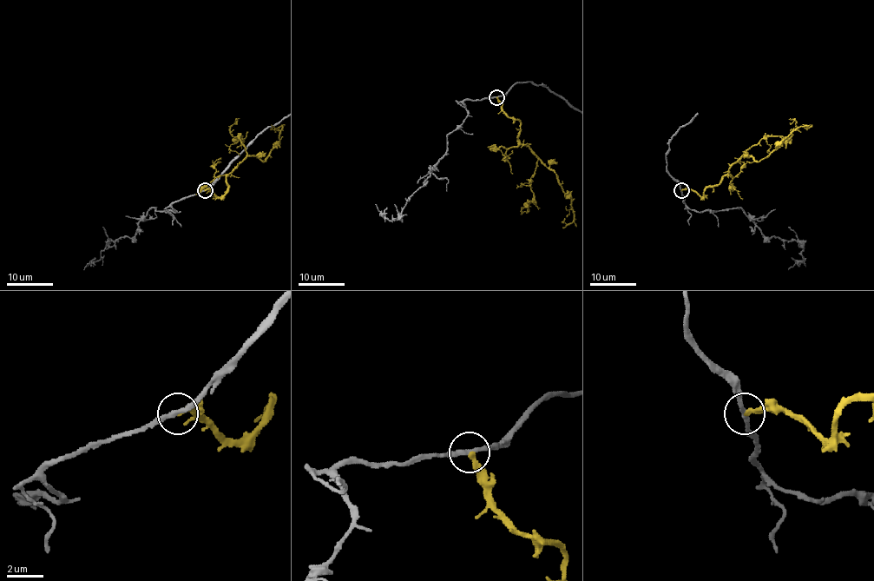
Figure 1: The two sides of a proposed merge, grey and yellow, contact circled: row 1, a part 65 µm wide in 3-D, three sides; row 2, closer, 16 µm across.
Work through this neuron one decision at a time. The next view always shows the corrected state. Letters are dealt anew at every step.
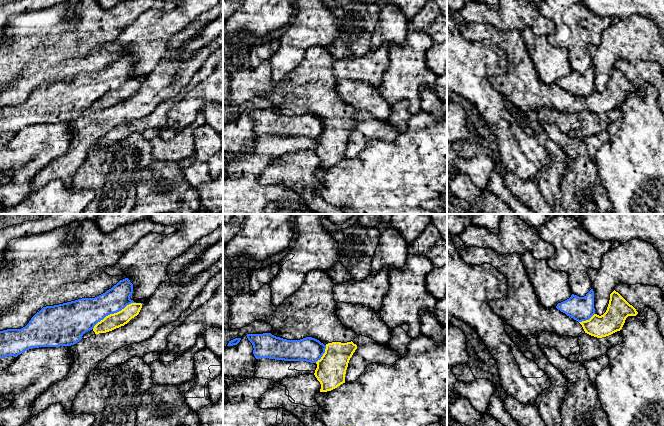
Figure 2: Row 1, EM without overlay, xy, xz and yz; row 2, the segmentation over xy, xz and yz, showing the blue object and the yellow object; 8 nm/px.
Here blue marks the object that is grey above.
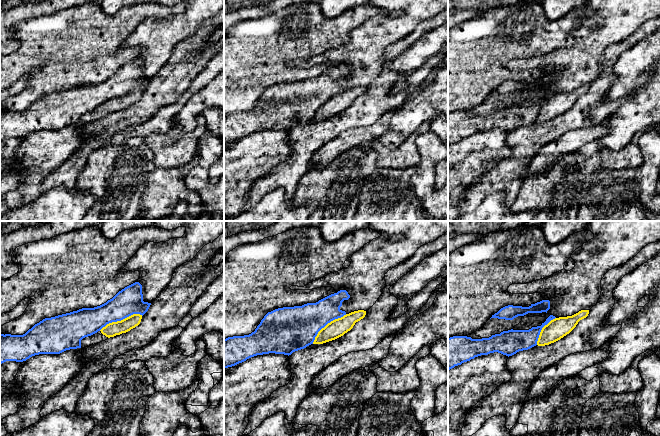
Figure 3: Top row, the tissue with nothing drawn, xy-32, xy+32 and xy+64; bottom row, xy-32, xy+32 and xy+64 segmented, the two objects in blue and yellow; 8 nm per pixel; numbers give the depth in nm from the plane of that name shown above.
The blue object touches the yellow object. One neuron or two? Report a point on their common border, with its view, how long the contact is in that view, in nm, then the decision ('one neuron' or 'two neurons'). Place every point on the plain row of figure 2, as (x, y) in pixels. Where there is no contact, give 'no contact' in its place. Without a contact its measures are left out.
xy (113, 89) | 400 nm | two neurons

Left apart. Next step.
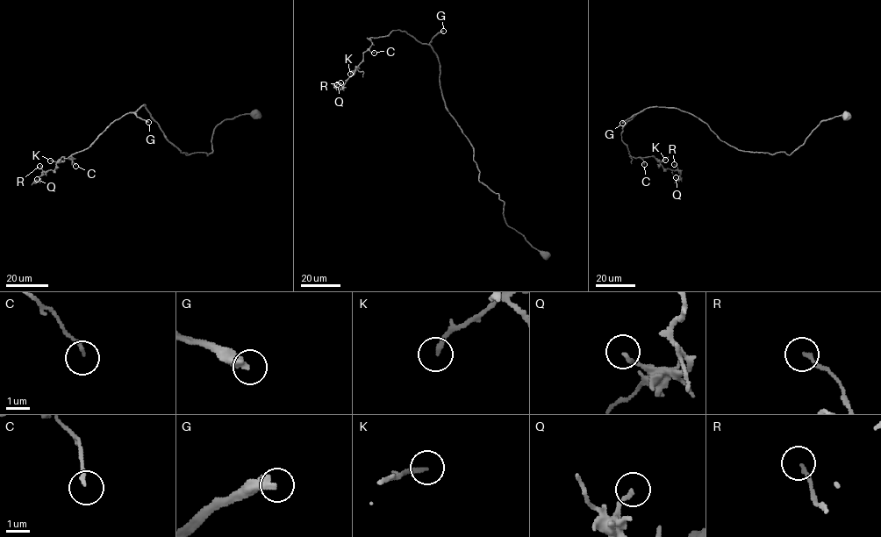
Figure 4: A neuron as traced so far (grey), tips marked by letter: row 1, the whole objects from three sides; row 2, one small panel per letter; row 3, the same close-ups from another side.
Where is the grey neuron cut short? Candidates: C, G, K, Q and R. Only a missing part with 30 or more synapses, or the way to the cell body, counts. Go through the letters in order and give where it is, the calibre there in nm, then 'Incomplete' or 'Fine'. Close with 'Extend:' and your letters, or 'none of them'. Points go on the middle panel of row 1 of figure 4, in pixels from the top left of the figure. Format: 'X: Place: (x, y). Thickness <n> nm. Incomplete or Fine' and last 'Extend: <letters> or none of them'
C: Place: (374, 53). Thickness 130 nm. Fine
G: Place: (443, 31). Thickness 400 nm. Incomplete
K: Place: (350, 74). Thickness 190 nm. Incomplete
Q: Place: (337, 84). Thickness 160 nm. Fine
R: Place: (340, 82). Thickness 160 nm. Fine
Extend: G, K

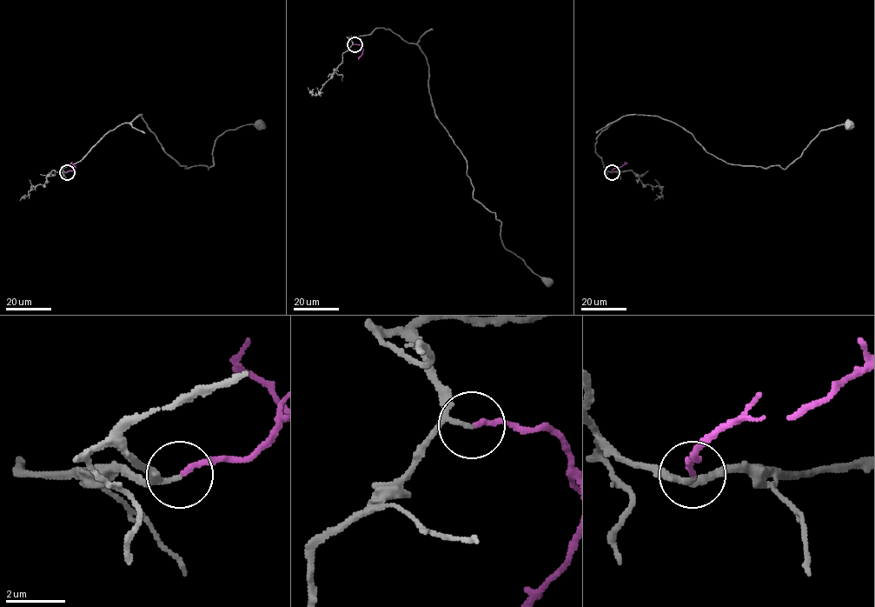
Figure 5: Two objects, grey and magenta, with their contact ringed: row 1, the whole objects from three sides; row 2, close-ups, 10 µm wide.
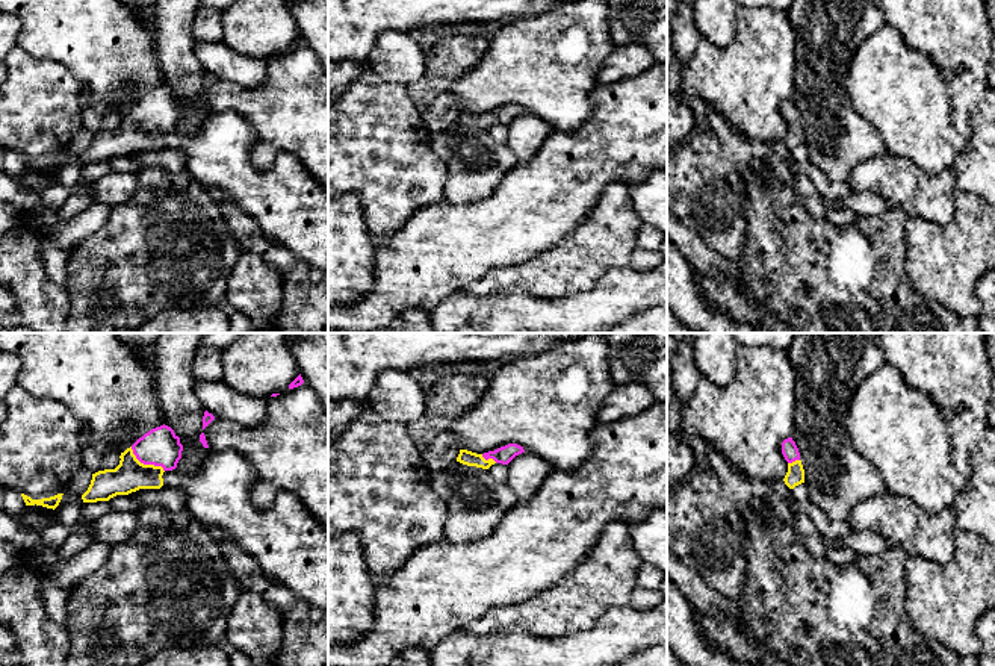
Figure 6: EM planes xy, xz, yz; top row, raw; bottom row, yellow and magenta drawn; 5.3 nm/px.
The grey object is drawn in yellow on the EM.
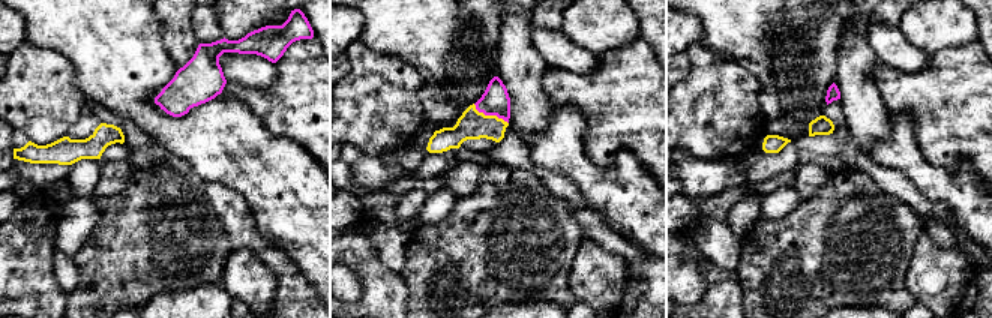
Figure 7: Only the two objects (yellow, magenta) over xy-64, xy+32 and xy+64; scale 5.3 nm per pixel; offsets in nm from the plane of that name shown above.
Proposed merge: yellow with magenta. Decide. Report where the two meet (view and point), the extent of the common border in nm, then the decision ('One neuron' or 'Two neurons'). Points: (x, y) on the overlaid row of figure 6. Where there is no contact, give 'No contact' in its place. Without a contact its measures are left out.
Touches yellow at xy (145, 465). Shared border 220 nm. One neuron

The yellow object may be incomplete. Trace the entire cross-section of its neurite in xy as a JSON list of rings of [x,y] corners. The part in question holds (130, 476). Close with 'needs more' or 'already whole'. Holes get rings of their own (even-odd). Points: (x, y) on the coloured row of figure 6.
[[[160,425],[142,437],[119,456],[115,469],[92,474],[83,503],[109,501],[116,495],[129,495],[139,489],[160,489],[163,472],[177,468],[183,445],[180,437],[168,425]]]; needs more

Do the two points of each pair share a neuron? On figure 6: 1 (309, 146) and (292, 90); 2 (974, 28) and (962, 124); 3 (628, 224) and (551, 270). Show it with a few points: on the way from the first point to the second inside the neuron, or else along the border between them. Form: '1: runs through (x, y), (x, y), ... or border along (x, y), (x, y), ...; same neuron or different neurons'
1: runs through (309, 132), (309, 117), (297, 103); same neuron
2: runs through (973, 52), (973, 71), (967, 77), (965, 100); same neuron
3: runs through (608, 235), (570, 267); same neuron

